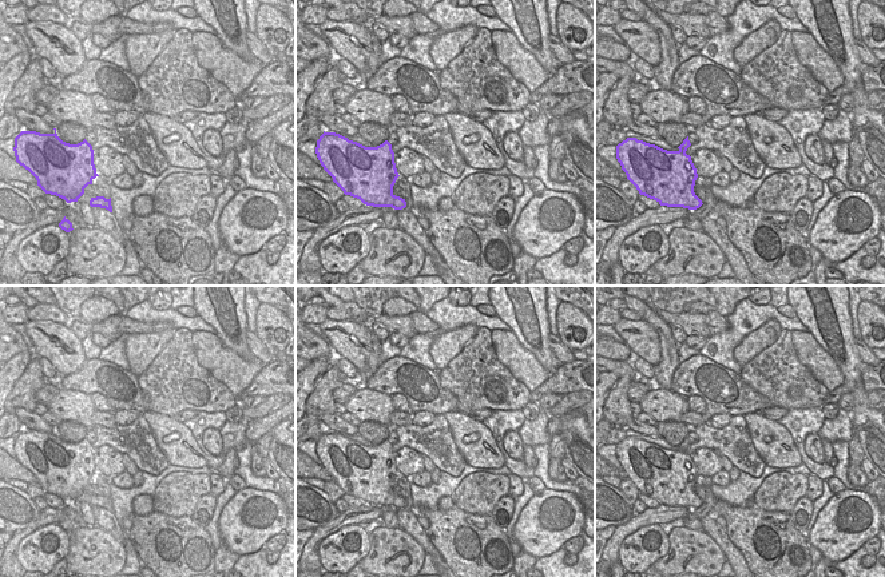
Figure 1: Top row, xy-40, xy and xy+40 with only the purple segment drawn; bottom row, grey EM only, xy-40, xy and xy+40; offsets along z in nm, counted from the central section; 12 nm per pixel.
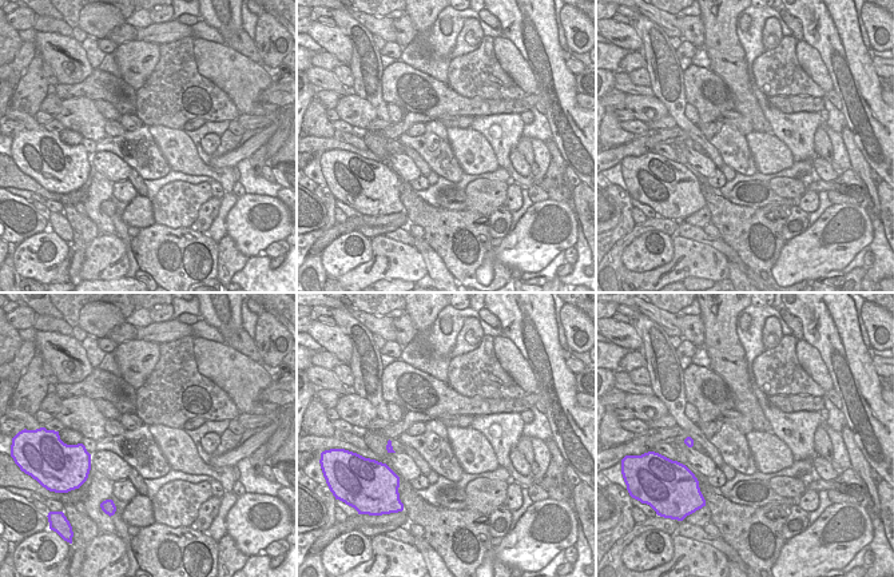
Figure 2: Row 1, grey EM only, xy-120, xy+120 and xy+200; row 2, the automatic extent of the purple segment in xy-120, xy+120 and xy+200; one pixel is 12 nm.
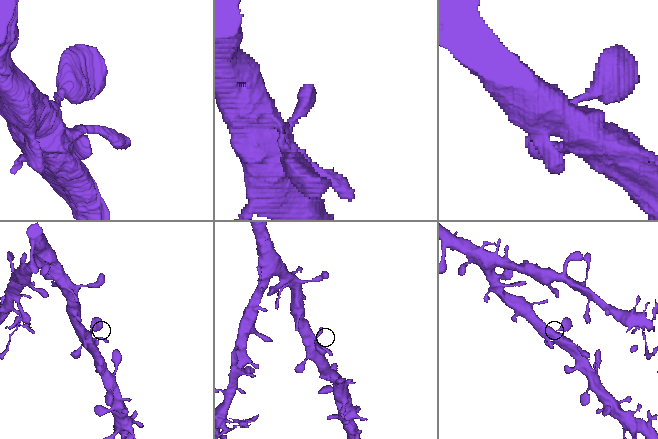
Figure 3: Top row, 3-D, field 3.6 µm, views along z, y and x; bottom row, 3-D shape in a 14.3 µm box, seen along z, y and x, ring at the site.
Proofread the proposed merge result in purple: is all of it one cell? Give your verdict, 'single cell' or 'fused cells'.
single cell

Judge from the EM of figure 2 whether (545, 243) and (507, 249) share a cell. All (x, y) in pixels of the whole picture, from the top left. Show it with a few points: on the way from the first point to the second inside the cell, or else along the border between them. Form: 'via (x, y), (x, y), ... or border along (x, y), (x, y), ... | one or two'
via (536, 243), (528, 249), (516, 249) | one

